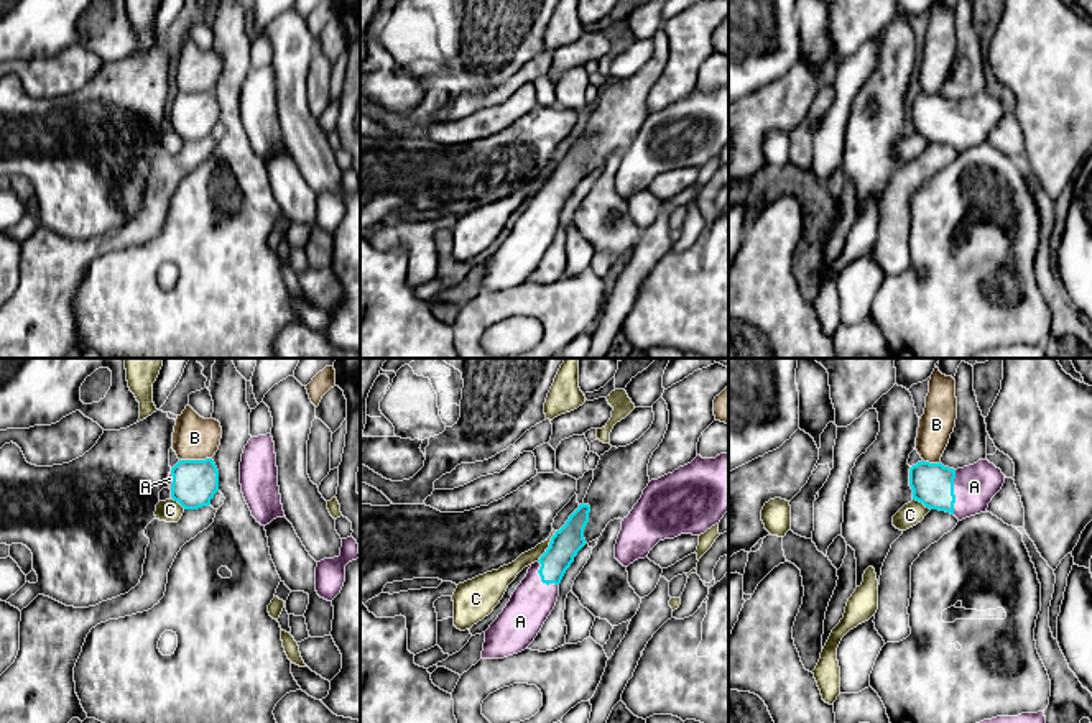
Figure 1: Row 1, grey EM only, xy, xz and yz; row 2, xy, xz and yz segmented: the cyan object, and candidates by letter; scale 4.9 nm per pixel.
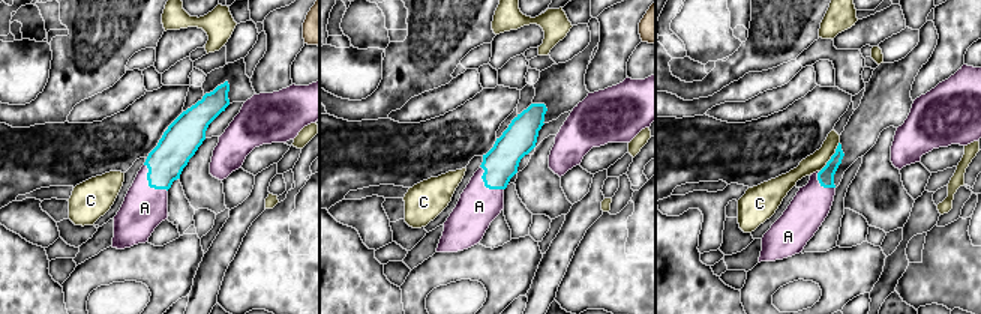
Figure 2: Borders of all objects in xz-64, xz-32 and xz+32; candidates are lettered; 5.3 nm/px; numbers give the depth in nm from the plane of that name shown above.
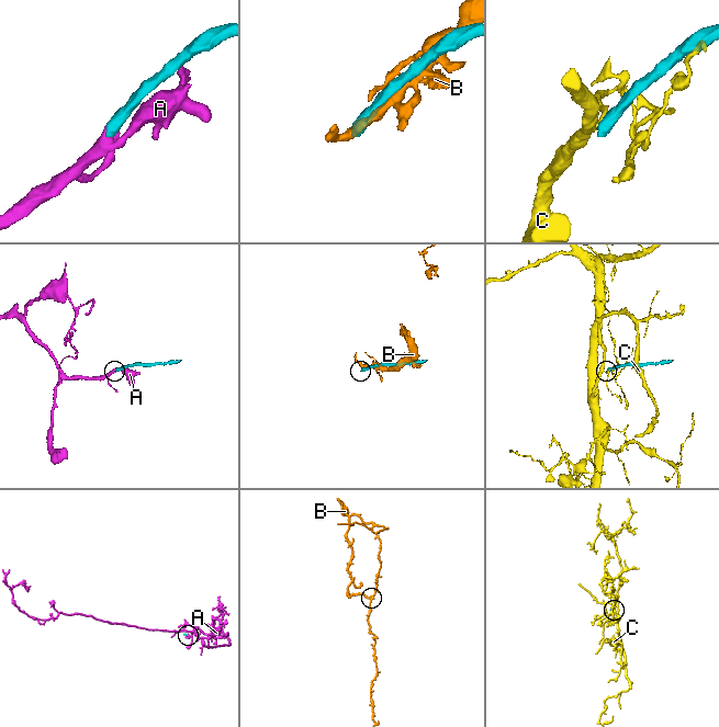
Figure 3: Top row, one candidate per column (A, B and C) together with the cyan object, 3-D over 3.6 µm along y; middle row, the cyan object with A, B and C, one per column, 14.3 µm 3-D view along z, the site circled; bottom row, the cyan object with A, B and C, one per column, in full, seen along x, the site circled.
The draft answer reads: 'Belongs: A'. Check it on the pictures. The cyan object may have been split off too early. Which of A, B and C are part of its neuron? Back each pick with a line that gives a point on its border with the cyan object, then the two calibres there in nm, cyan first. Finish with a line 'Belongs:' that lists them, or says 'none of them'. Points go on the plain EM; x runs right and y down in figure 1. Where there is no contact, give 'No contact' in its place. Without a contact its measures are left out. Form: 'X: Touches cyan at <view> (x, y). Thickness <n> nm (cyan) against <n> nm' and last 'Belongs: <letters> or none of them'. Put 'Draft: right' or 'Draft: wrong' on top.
Draft: right
A: Touches cyan at yz (953, 124). Thickness 200 nm (cyan) against 200 nm
Belongs: A

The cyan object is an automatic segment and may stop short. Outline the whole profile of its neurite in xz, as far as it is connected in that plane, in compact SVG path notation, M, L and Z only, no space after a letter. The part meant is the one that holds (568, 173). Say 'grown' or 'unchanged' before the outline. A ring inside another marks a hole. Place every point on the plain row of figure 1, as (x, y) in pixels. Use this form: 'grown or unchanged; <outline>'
grown; M579 136L566 156L554 164L539 192L531 196L503 243L485 263L482 291L503 291L518 286L534 273L556 238L559 215L566 202L587 176L584 161L589 145L589 136Z

